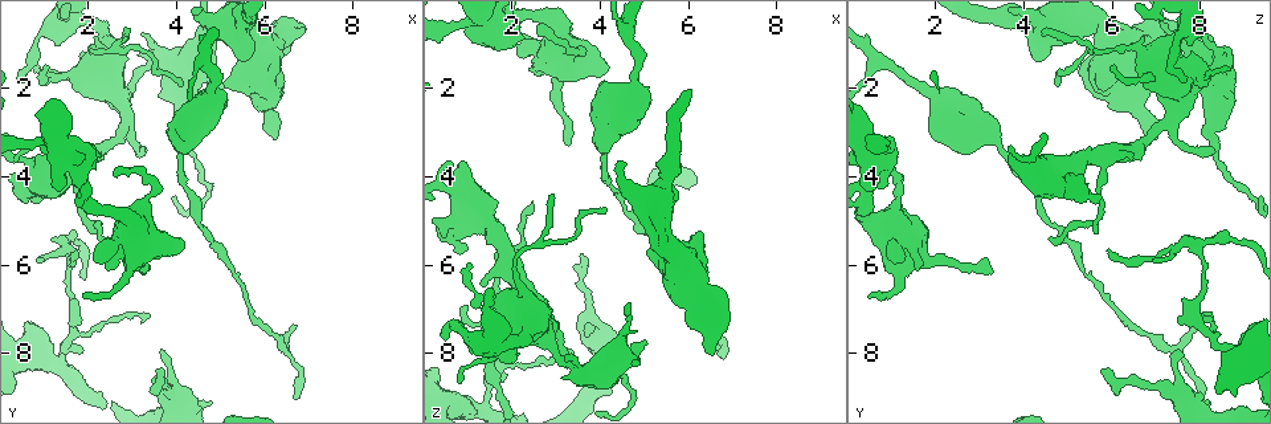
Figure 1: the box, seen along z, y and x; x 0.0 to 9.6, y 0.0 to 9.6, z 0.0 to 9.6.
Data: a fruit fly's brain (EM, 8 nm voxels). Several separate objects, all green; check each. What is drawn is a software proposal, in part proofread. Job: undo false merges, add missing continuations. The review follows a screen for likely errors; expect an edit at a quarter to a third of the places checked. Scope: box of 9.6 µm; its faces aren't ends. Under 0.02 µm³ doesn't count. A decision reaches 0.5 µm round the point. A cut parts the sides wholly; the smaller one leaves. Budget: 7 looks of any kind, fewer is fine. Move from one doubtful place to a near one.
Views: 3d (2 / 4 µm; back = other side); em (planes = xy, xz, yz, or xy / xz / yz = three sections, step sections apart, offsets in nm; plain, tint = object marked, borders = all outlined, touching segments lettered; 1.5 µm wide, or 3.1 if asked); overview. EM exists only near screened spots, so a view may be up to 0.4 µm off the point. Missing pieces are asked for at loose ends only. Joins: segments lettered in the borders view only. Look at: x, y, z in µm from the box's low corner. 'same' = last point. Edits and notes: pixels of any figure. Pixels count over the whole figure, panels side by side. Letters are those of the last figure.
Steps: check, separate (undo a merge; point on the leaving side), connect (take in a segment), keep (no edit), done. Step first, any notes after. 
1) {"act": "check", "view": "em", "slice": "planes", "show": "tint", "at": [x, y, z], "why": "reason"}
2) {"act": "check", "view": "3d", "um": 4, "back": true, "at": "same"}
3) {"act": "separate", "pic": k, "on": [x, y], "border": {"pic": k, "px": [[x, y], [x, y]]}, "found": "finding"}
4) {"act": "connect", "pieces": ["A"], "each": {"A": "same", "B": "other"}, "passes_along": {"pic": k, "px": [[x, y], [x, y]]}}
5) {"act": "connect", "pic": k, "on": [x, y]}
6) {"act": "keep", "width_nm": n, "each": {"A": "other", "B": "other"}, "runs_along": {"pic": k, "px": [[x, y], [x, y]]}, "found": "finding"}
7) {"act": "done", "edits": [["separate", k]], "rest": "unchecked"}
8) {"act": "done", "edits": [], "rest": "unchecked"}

{"act": "check", "view": "3d", "um": 4, "at": [4.60, 5.05, 4.75], "why": "thin neck"}

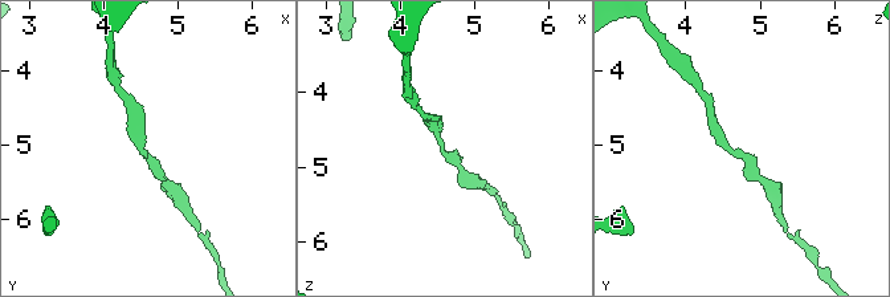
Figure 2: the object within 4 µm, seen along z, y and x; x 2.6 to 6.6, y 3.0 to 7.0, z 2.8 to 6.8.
{"act": "check", "view": "em", "slice": "planes", "show": "borders", "at": [4.50, 5.10, 4.75], "why": "need the tissue"}

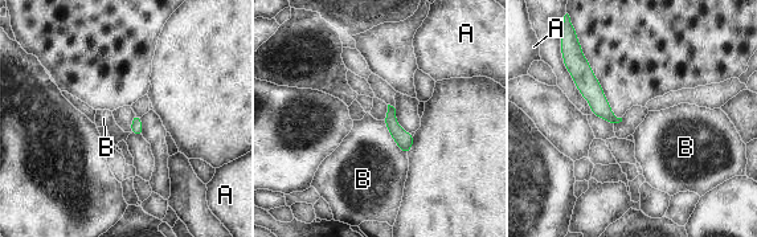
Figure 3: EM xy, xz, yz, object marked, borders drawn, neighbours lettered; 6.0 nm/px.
{"act": "keep", "each": {"A": "other", "B": "other"}, "runs_along": {"pic": 3, "px": [[582, 60], [582, 76], [613, 121]]}, "found": "one neuron here"}

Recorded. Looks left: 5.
{"act": "check", "view": "3d", "um": 4, "at": [1.30, 3.65, 6.45], "why": "stops while still wide"}

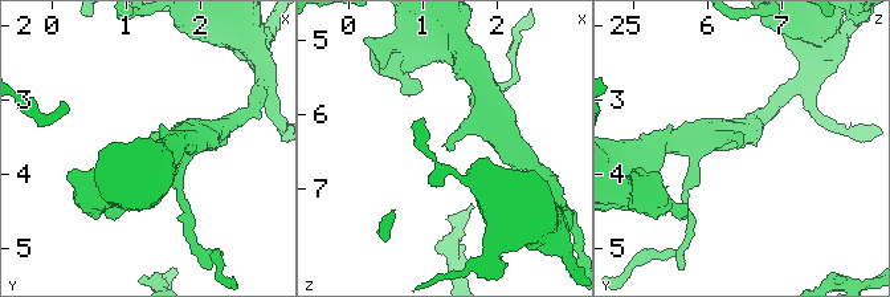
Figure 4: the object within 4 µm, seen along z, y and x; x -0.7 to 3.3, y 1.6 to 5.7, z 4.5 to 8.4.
{"act": "check", "view": "em", "slice": "planes", "show": "borders", "at": [1.30, 3.65, 6.45]}

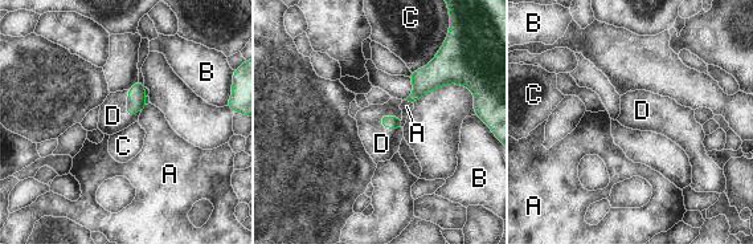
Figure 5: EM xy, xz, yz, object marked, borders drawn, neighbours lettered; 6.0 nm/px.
{"act": "connect", "pieces": ["D"], "each": {"A": "other", "B": "other", "C": "other", "D": "same"}, "found": "it goes on there"}

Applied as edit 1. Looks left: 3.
{"act": "check", "view": "em", "slice": "planes", "show": "plain", "at": [6.65, 7.35, 7.85], "why": "tapers out"}

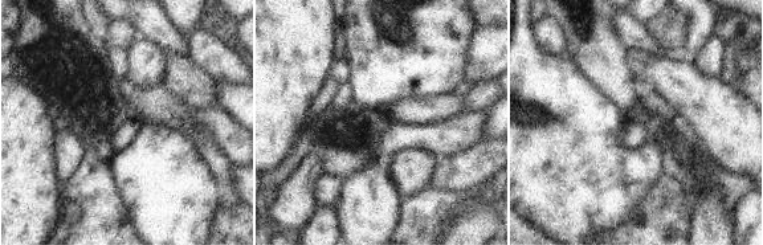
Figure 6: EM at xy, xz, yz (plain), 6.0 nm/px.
{"act": "check", "view": "em", "slice": "planes", "show": "borders", "at": "same"}

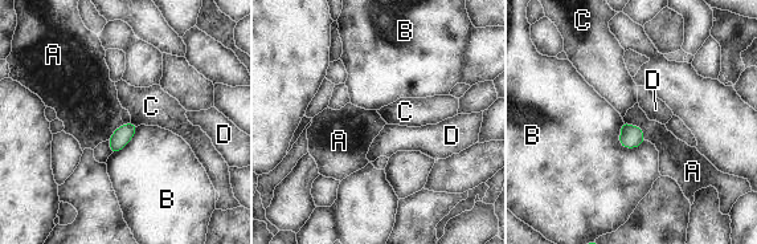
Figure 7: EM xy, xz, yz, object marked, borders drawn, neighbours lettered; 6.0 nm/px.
{"act": "keep", "each": {"A": "other", "B": "other", "C": "other", "D": "other"}, "found": "none of them fits"}

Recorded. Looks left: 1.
{"act": "done", "edits": [["connect", 5]], "rest": "unchecked"}

